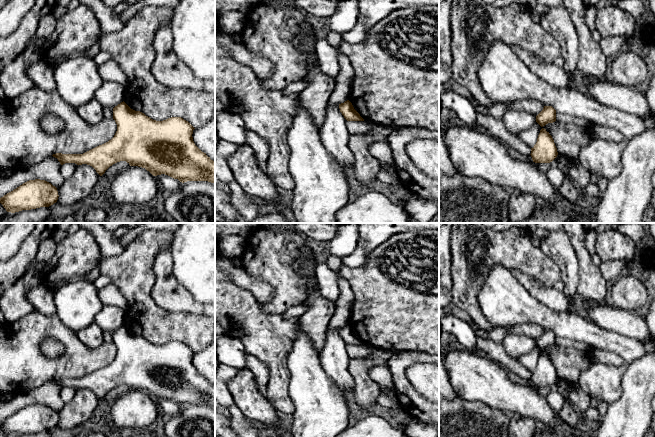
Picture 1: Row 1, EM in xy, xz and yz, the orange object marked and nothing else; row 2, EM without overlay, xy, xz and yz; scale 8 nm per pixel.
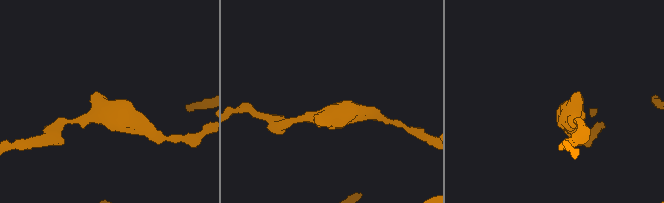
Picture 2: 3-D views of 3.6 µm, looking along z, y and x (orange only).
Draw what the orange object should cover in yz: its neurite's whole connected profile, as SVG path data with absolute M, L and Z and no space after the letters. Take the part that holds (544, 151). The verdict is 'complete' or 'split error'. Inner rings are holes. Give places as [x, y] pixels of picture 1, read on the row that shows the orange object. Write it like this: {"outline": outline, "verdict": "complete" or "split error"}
{"outline": "M546 129L540 130L530 155L535 163L550 163L557 157L558 152L554 140Z", "verdict": "complete"}

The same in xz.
{"outline": "M349 100L339 104L339 109L347 121L364 121Z", "verdict": "complete"}

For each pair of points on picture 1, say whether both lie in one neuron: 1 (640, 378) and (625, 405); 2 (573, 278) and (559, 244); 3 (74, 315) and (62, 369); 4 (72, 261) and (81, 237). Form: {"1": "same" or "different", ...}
{"1": "same", "2": "same", "3": "different", "4": "same"}

